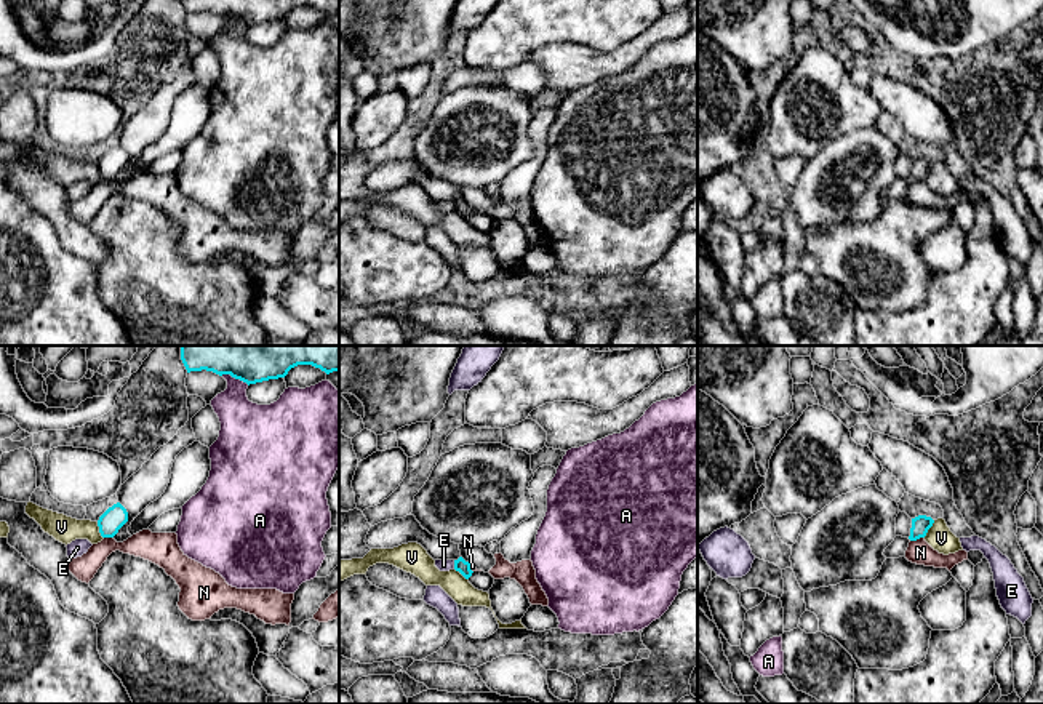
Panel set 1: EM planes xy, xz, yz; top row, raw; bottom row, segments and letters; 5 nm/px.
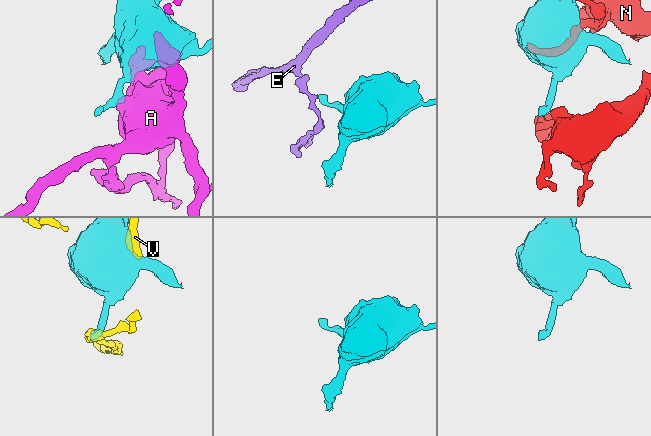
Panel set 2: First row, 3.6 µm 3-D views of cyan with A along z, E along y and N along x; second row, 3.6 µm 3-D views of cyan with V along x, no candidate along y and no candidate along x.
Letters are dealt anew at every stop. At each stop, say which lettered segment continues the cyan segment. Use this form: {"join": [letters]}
{"join": []}

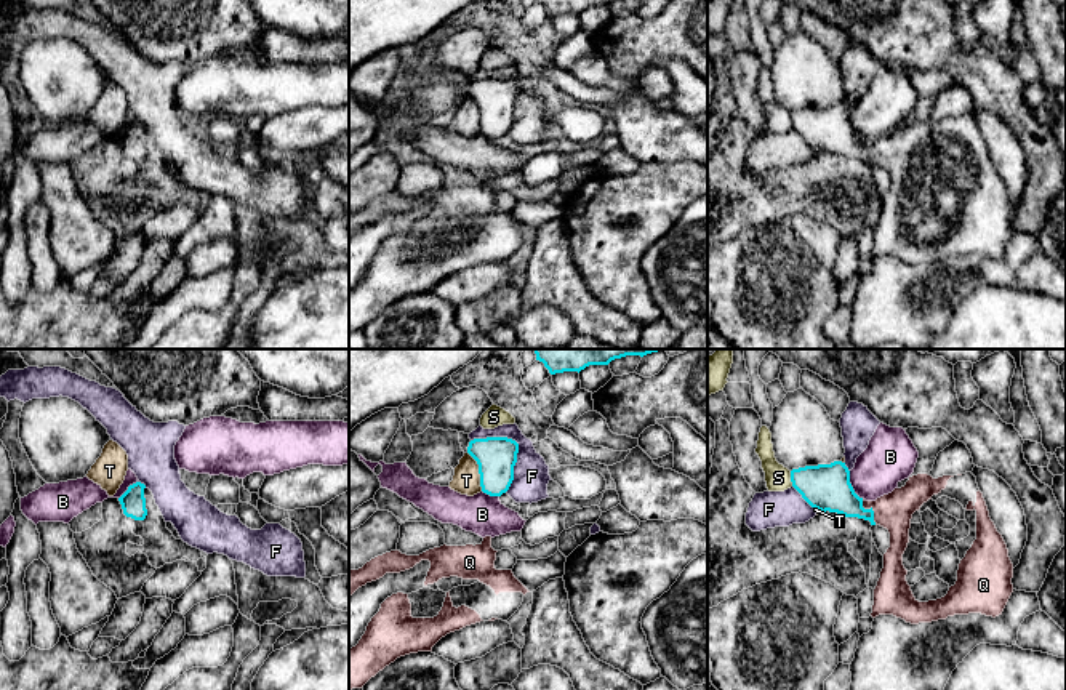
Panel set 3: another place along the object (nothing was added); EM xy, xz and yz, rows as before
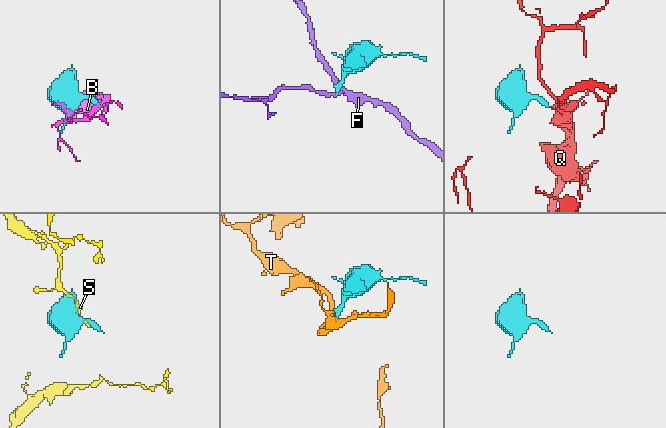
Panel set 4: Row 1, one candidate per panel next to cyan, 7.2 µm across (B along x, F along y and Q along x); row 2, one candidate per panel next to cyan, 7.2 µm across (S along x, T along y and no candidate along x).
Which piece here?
{"join": ["Q"]}

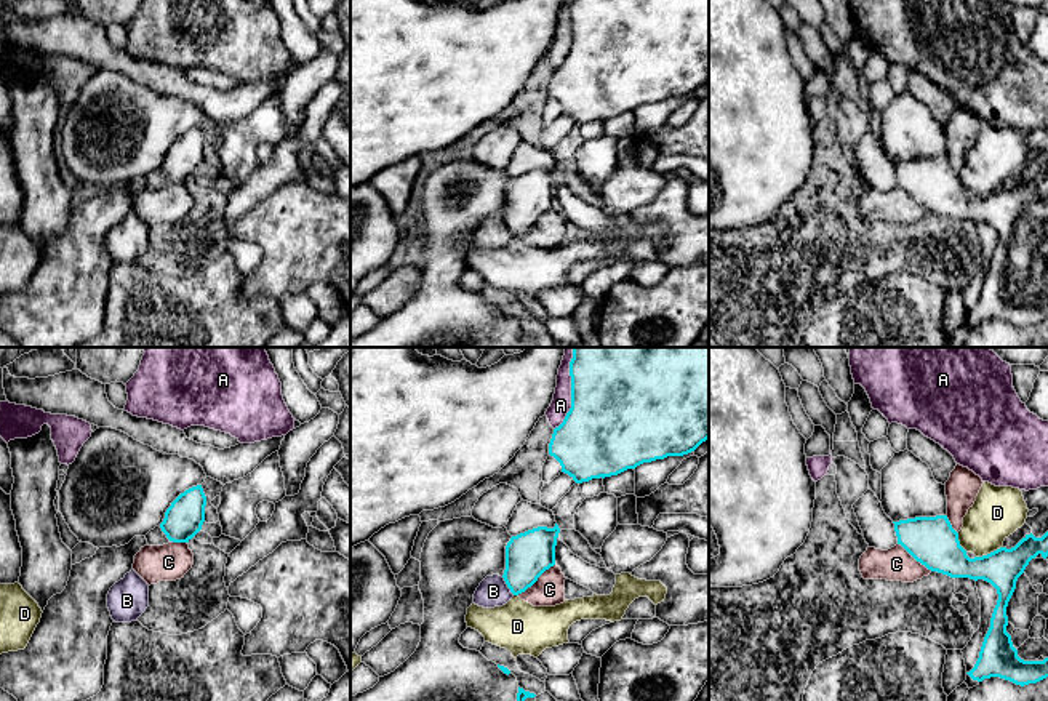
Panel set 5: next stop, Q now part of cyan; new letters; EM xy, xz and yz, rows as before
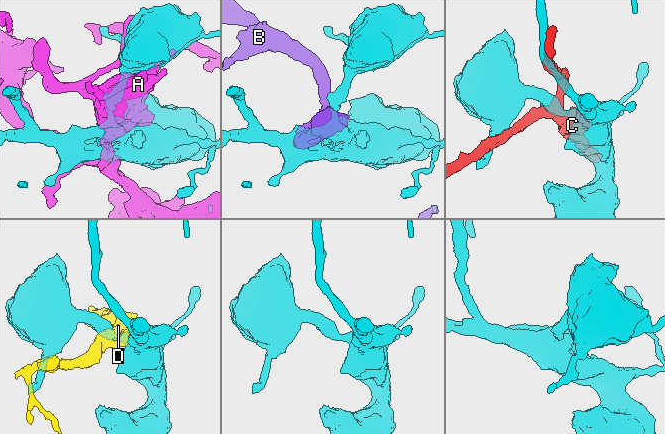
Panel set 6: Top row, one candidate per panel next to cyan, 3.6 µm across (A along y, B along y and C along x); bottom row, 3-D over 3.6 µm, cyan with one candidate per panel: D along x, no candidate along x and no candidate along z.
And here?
{"join": []}

